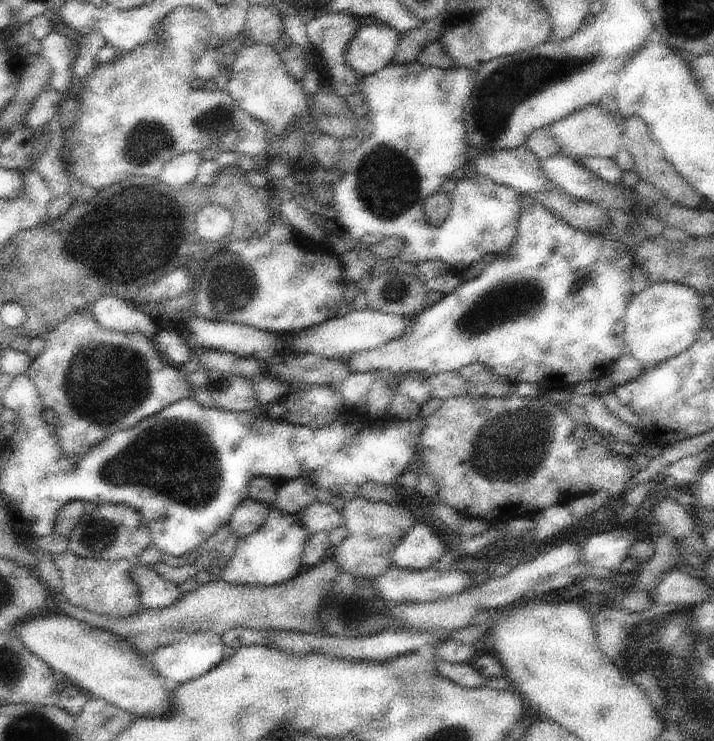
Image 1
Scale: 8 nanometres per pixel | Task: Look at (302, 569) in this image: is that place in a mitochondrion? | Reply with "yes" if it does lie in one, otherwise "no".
no

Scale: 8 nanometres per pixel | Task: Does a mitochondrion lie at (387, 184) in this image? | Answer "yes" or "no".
yes

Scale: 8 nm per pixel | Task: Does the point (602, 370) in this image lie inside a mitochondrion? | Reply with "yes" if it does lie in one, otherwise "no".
no

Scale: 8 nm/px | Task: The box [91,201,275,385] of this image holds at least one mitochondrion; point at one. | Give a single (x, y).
(233, 284)

